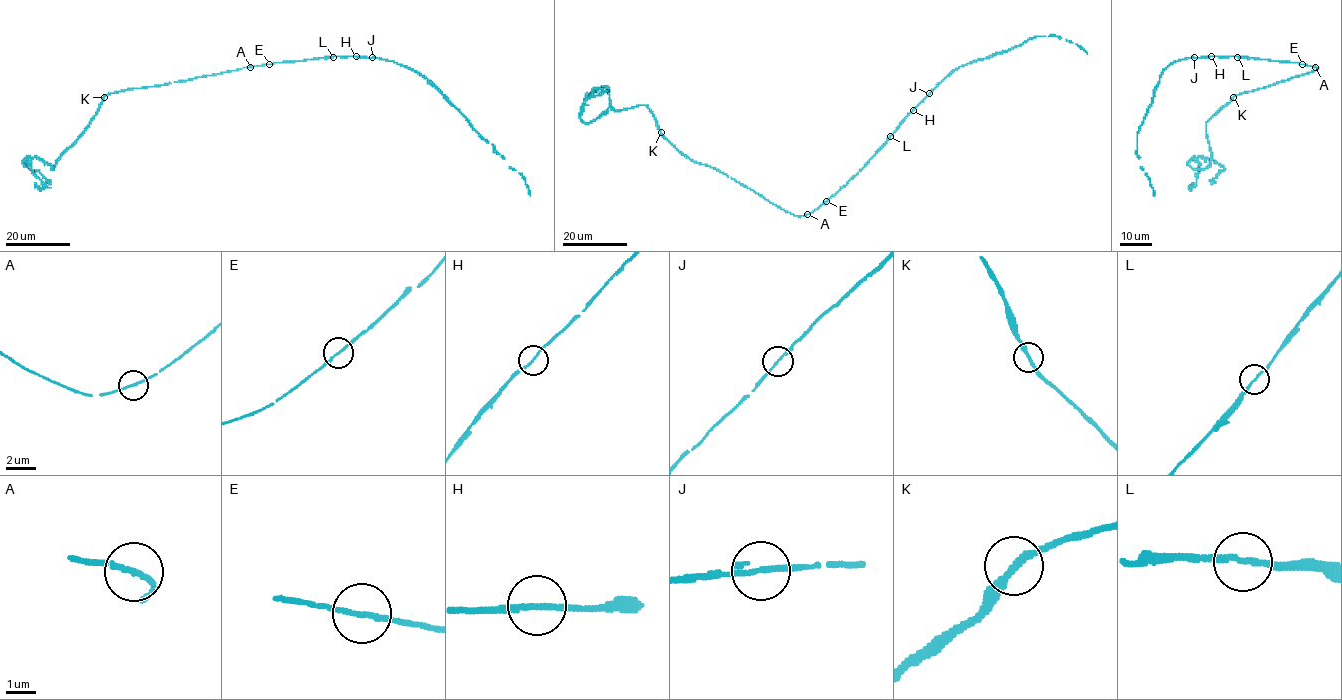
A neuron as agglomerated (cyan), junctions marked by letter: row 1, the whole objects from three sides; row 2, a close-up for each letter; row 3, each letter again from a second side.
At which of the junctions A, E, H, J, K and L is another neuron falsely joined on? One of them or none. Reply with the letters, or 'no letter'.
no letter

